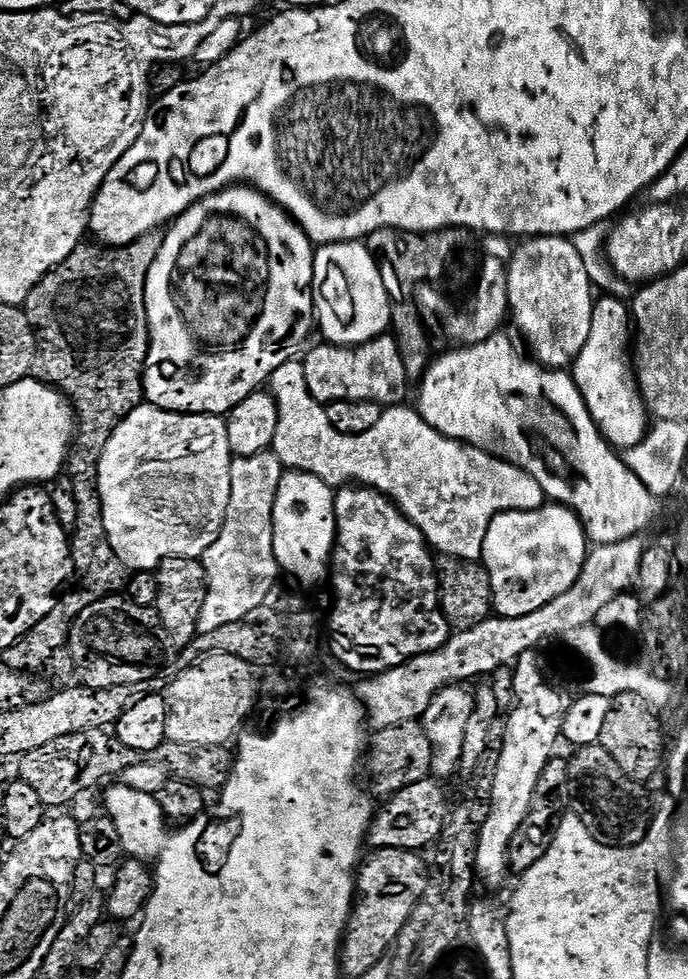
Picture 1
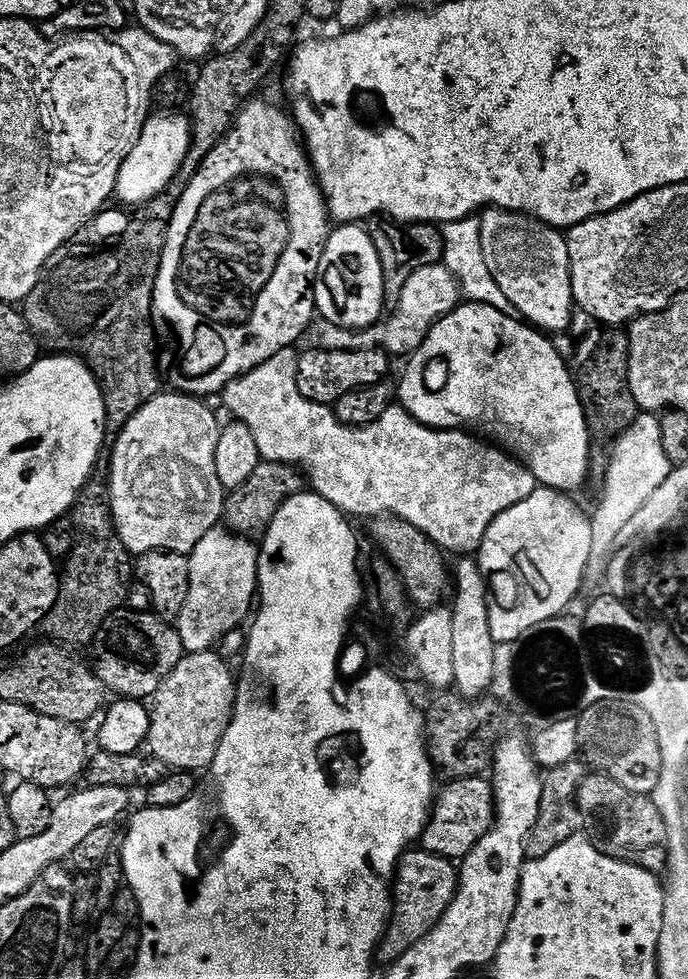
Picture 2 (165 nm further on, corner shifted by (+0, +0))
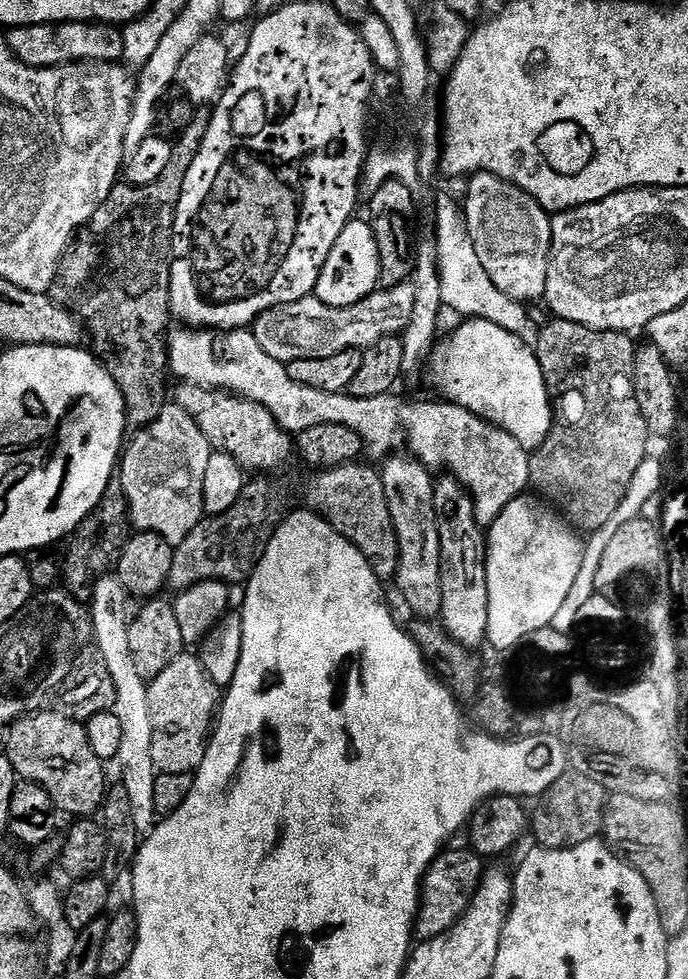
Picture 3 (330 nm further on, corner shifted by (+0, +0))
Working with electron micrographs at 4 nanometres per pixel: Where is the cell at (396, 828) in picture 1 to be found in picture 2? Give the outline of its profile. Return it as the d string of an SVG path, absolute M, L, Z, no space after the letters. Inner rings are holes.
M469 778L467 780L454 780L445 783L445 788L439 789L435 797L432 811L428 817L428 825L424 827L422 837L423 851L433 852L435 856L447 856L449 858L463 858L470 850L474 850L477 842L496 823L496 798L492 791L491 783L484 778Z

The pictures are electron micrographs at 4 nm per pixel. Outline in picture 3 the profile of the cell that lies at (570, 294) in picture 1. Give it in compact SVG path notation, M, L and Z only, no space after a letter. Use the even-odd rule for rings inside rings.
M481 172L469 179L468 197L462 200L465 224L468 227L474 251L482 262L490 281L510 299L519 302L544 300L548 263L552 257L552 216L530 194L526 194L517 184L506 182L489 172Z

